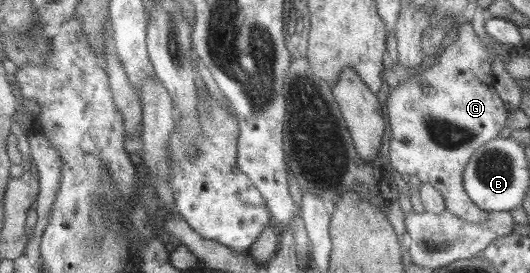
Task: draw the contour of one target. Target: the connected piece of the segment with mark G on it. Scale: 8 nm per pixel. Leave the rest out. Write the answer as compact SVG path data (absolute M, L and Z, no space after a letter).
M467 21L459 25L452 31L451 39L443 43L429 68L419 73L407 73L397 86L389 90L386 96L385 116L388 118L391 133L387 144L391 168L400 175L414 174L421 183L430 184L443 197L447 211L455 214L463 222L477 224L486 221L488 212L481 210L469 200L462 185L462 172L472 152L485 145L485 142L496 138L505 127L505 119L509 112L505 110L494 89L496 80L488 58L497 54L494 49L479 41L471 29L472 26L473 24Z

